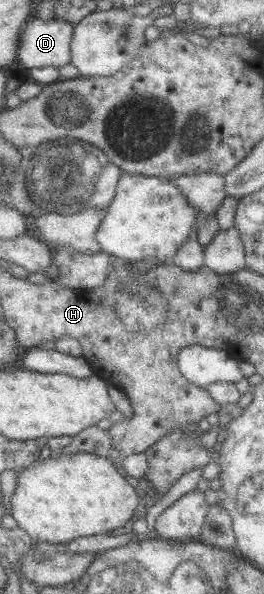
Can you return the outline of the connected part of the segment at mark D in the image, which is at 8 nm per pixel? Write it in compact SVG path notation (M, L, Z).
M33 16L21 29L17 59L25 68L62 67L70 64L70 40L74 23L60 20L58 17L50 21L42 21Z

